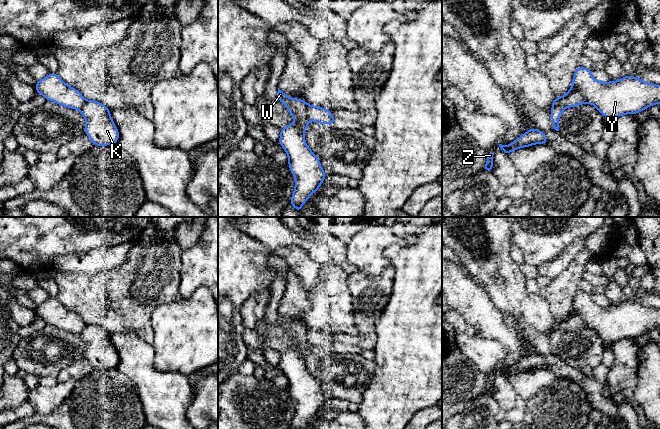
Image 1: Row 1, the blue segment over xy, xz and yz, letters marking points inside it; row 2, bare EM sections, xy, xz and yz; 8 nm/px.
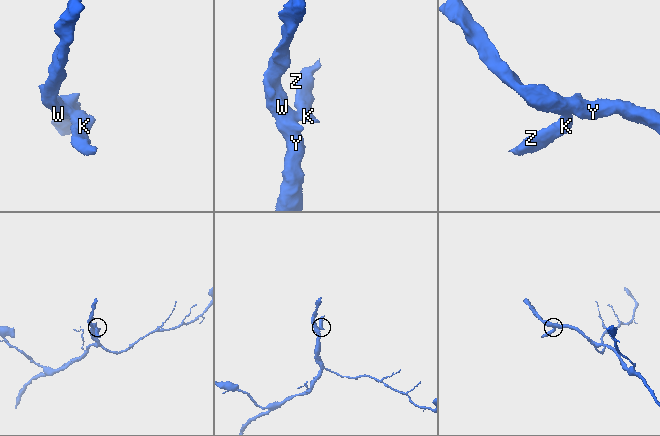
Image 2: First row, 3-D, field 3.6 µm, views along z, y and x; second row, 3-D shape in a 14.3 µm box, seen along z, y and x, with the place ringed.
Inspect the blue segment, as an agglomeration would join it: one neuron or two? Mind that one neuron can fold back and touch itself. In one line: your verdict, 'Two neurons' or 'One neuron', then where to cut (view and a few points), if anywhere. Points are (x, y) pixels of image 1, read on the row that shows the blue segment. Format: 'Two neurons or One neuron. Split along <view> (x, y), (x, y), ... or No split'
Two neurons. Split along xz (307, 104), (307, 116), (309, 118)

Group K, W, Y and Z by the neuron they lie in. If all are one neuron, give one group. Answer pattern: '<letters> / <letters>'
K Z / W Y

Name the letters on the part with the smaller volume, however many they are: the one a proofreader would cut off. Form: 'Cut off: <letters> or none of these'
Cut off: K, Z

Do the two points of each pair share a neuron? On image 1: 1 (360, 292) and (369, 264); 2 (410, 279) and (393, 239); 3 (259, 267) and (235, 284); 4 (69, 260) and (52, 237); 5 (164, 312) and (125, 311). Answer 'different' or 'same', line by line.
1: different
2: different
3: same
4: different
5: different

